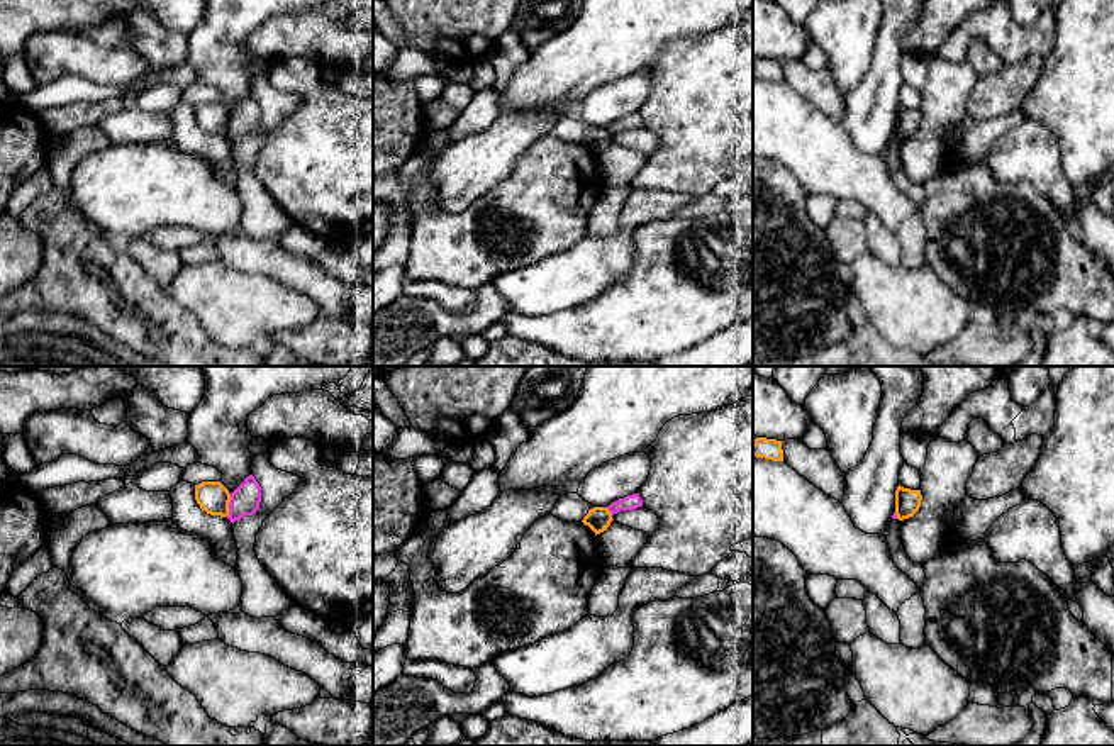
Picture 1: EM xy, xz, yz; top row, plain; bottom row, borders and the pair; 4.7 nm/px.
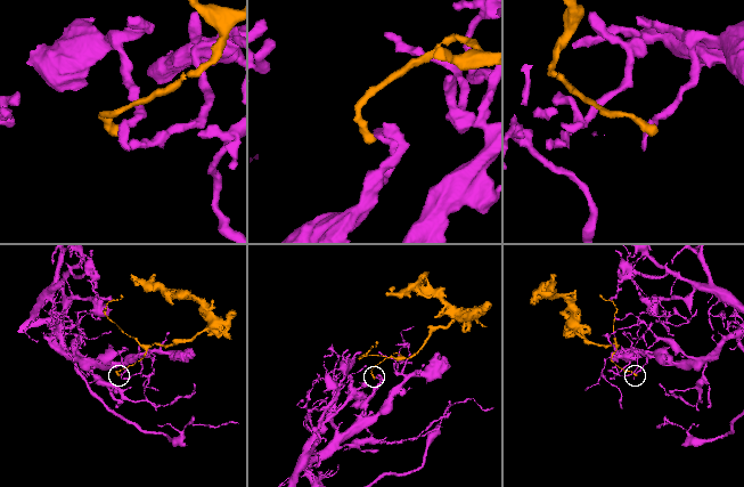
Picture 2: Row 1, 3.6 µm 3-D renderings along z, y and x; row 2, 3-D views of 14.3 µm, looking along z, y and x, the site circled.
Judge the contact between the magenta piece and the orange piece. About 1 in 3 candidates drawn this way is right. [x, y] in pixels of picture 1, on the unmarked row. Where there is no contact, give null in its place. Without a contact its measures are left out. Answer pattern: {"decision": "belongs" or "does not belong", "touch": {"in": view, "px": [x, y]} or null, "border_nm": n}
{"decision": "does not belong", "touch": {"in": "xy", "px": [229, 126]}, "border_nm": 110}

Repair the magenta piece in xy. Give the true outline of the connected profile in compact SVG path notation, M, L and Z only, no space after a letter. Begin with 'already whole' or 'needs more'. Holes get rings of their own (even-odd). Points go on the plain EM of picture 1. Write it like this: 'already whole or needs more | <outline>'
already whole | M253 95L231 114L227 139L234 144L244 136L253 136L259 129L261 107Z

